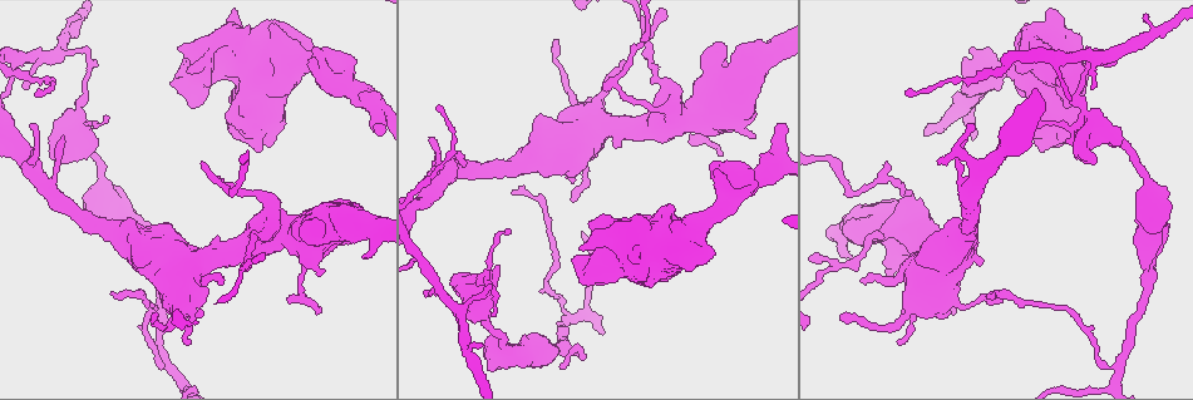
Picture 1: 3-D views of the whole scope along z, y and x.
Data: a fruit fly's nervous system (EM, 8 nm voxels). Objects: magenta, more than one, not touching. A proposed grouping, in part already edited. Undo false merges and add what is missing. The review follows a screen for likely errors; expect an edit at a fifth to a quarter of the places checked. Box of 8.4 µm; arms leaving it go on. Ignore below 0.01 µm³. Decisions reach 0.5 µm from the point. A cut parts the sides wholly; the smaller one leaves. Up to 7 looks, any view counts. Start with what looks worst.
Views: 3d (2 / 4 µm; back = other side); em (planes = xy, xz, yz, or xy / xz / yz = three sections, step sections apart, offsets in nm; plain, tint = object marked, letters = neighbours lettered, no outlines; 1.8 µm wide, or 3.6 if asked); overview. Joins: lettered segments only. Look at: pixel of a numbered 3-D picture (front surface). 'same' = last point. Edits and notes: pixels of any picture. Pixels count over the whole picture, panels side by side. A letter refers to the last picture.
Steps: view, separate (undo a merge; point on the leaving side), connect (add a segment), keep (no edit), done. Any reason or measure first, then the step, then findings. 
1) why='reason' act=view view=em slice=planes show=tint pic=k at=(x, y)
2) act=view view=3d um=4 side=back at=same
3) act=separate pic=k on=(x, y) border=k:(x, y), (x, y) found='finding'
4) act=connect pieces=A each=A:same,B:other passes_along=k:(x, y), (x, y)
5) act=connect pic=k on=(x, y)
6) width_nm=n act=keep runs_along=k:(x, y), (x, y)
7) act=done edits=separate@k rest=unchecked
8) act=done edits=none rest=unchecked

why='stops while still wide' act=view view=3d um=2 pic=1 at=(363, 255)

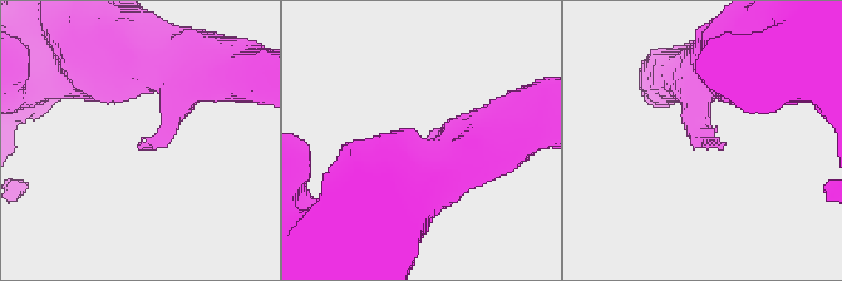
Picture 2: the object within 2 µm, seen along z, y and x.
why='need the tissue' act=view view=em slice=planes show=letters pic=2 at=(720, 147)

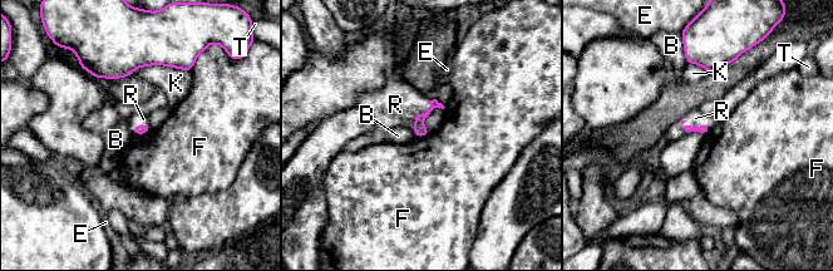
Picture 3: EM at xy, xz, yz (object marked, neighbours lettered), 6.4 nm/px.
longest_contact=K:400nm act=connect pieces=R each=B:other,E:other,F:other,K:other,R:same,T:other found='it goes on there'

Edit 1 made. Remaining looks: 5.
why='see it whole again' act=view view=overview

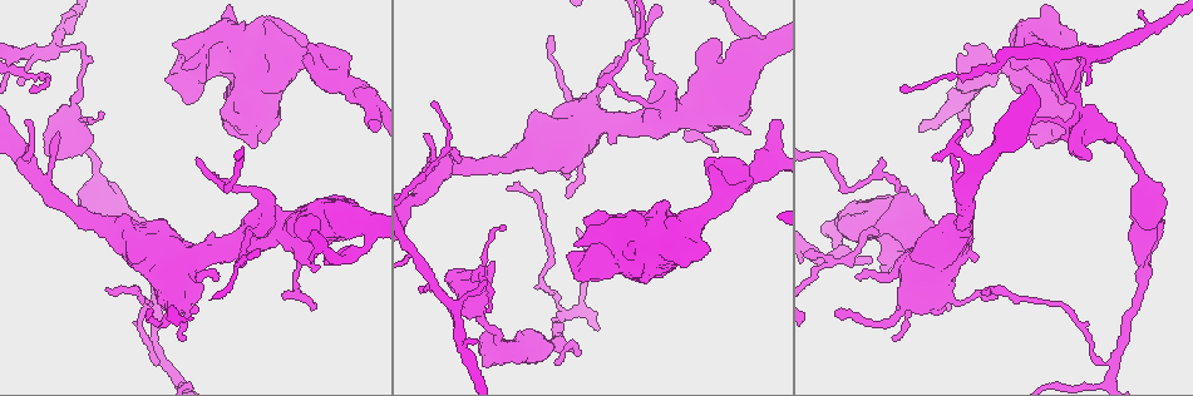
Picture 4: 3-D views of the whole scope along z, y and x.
why='calibre changes' act=view view=em slice=yz step=8 show=tint pic=4 at=(247, 234)

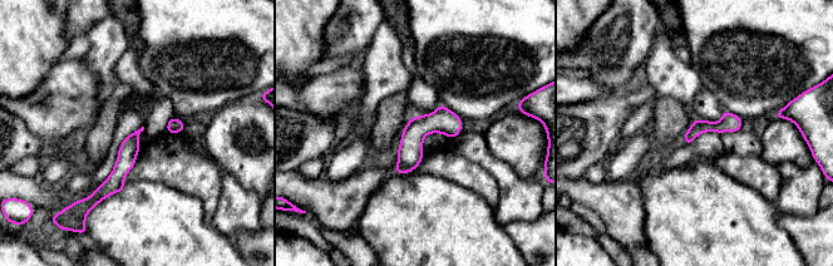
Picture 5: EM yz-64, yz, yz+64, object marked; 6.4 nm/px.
why='cut it another way' act=view view=em slice=planes show=letters at=same

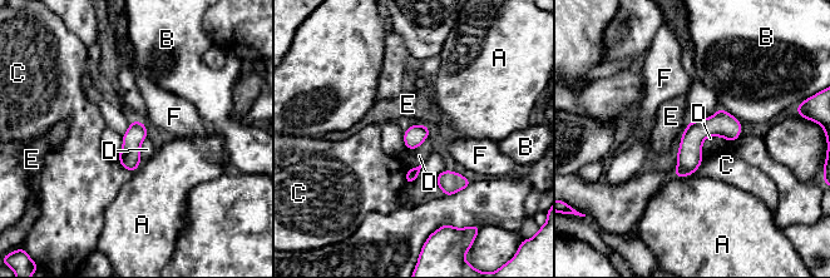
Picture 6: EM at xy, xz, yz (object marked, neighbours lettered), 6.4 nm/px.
longest_contact=D:200nm act=keep each=A:other,B:other,C:other,D:other,E:other,F:other border=6:(727, 140), (707, 137), (701, 158) found='one neuron here'

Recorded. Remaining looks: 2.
why='thick turns thin' act=view view=3d um=4 pic=4 at=(956, 301)

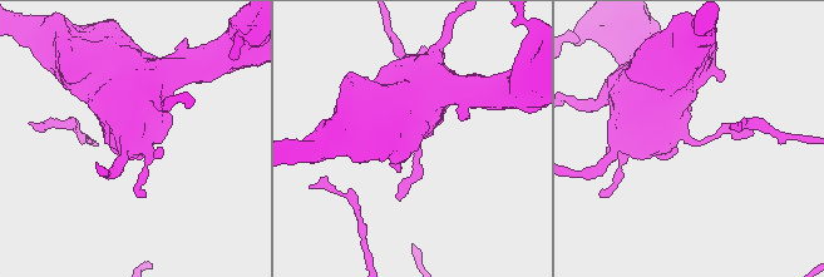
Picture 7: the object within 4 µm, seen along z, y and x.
why='now the EM' act=view view=em um=3.6 slice=planes show=letters pic=7 at=(695, 142)

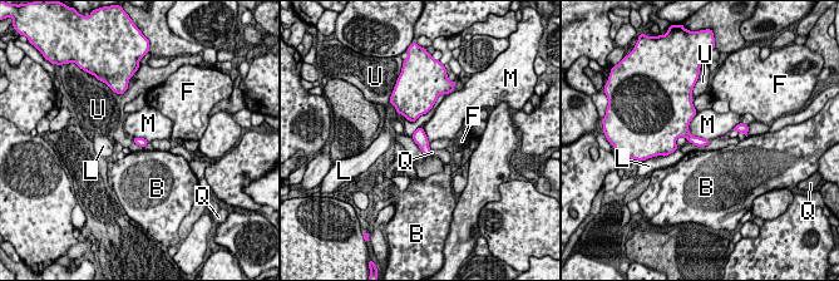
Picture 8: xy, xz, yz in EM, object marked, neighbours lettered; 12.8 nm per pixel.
width_nm=120 act=keep each=B:other,F:other,L:other,M:other,Q:other,U:other border=8:(696, 112), (689, 132), (709, 141) found='one neuron here'

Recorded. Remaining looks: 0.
act=done edits=connect@3 rest=unchecked

